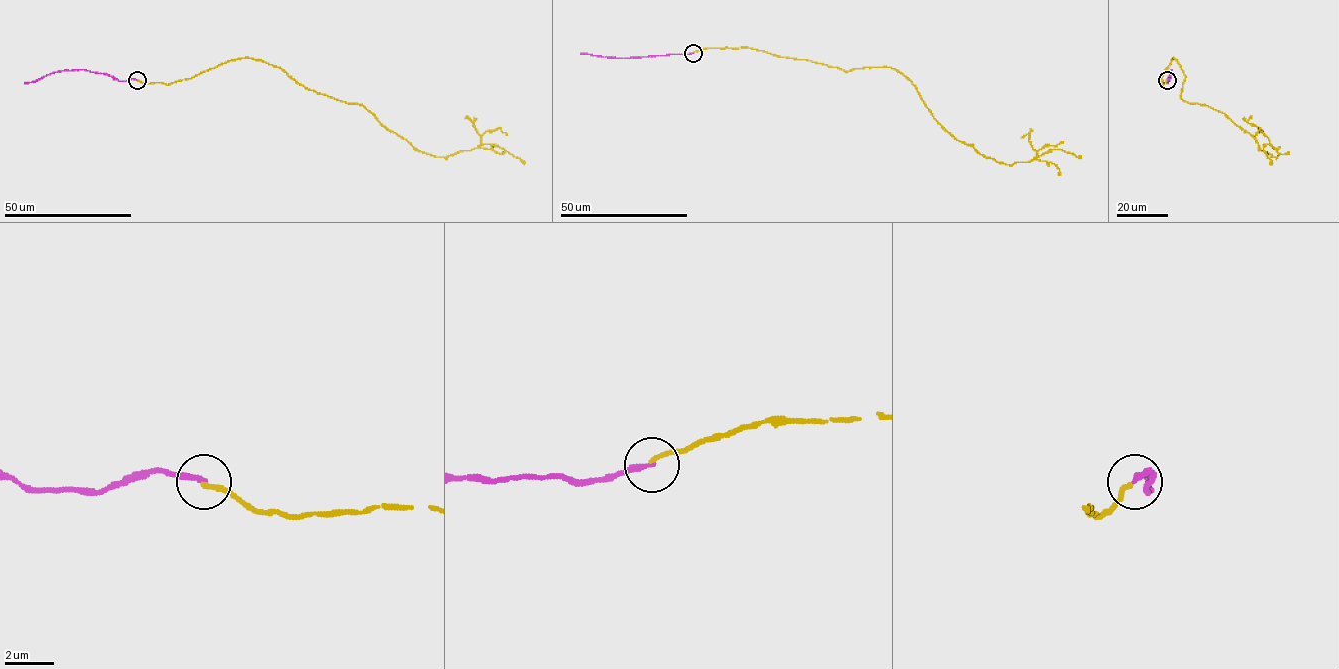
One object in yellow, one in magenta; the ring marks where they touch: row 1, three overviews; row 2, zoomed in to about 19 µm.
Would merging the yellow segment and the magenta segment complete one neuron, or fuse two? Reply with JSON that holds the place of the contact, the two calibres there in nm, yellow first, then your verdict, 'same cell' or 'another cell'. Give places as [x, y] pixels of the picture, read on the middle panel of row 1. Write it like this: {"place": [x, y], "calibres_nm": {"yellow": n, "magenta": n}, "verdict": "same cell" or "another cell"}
{"place": [693, 53], "calibres_nm": {"yellow": 170, "magenta": 200}, "verdict": "another cell"}

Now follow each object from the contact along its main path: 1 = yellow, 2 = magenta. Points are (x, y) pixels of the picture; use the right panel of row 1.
1: (1166, 80), (1173, 57), (1185, 78), (1181, 97), (1224, 113), (1276, 157), (1270, 144), (1271, 163)
2: (1166, 80), (1172, 70), (1167, 83)

